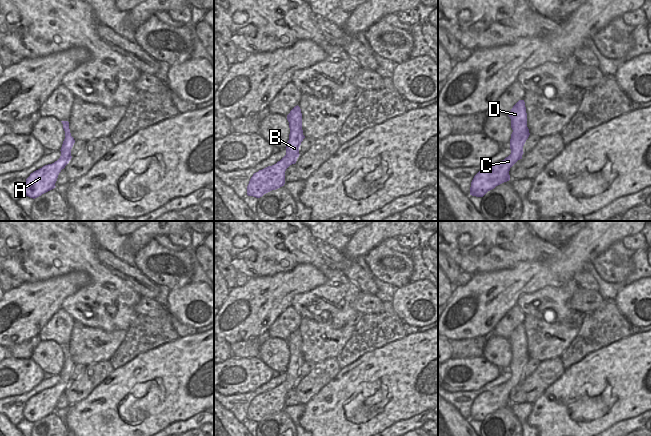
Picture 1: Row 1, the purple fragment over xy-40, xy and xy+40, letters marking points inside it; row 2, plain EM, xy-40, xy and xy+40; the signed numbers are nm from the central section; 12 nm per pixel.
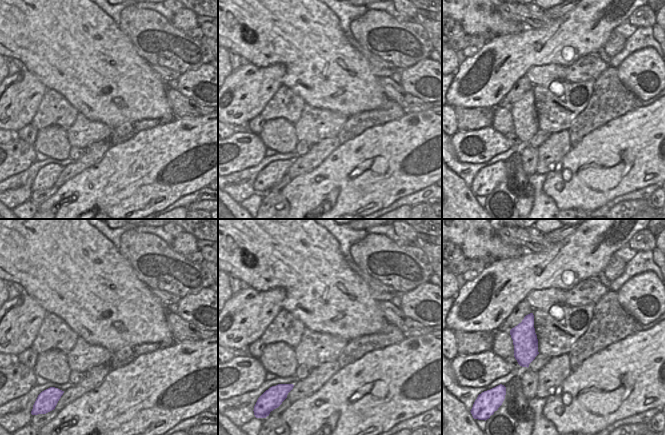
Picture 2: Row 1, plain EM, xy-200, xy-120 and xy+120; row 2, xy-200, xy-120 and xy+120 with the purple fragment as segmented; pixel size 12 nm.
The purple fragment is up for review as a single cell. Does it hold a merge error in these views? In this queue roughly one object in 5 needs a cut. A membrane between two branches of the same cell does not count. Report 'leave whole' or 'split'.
leave whole

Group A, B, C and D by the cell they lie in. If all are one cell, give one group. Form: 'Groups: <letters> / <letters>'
Groups: A B C D.

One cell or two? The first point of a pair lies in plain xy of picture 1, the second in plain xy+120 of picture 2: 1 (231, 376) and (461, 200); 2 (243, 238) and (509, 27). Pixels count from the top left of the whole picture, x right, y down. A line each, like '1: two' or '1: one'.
1: two
2: one

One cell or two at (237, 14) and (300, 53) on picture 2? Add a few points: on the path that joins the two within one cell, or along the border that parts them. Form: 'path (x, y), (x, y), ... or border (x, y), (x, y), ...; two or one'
path (253, 14), (261, 14), (284, 37); one

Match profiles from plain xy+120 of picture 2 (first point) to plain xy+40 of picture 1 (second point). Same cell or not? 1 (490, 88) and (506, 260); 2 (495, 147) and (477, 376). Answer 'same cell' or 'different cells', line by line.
1: different cells
2: same cell

